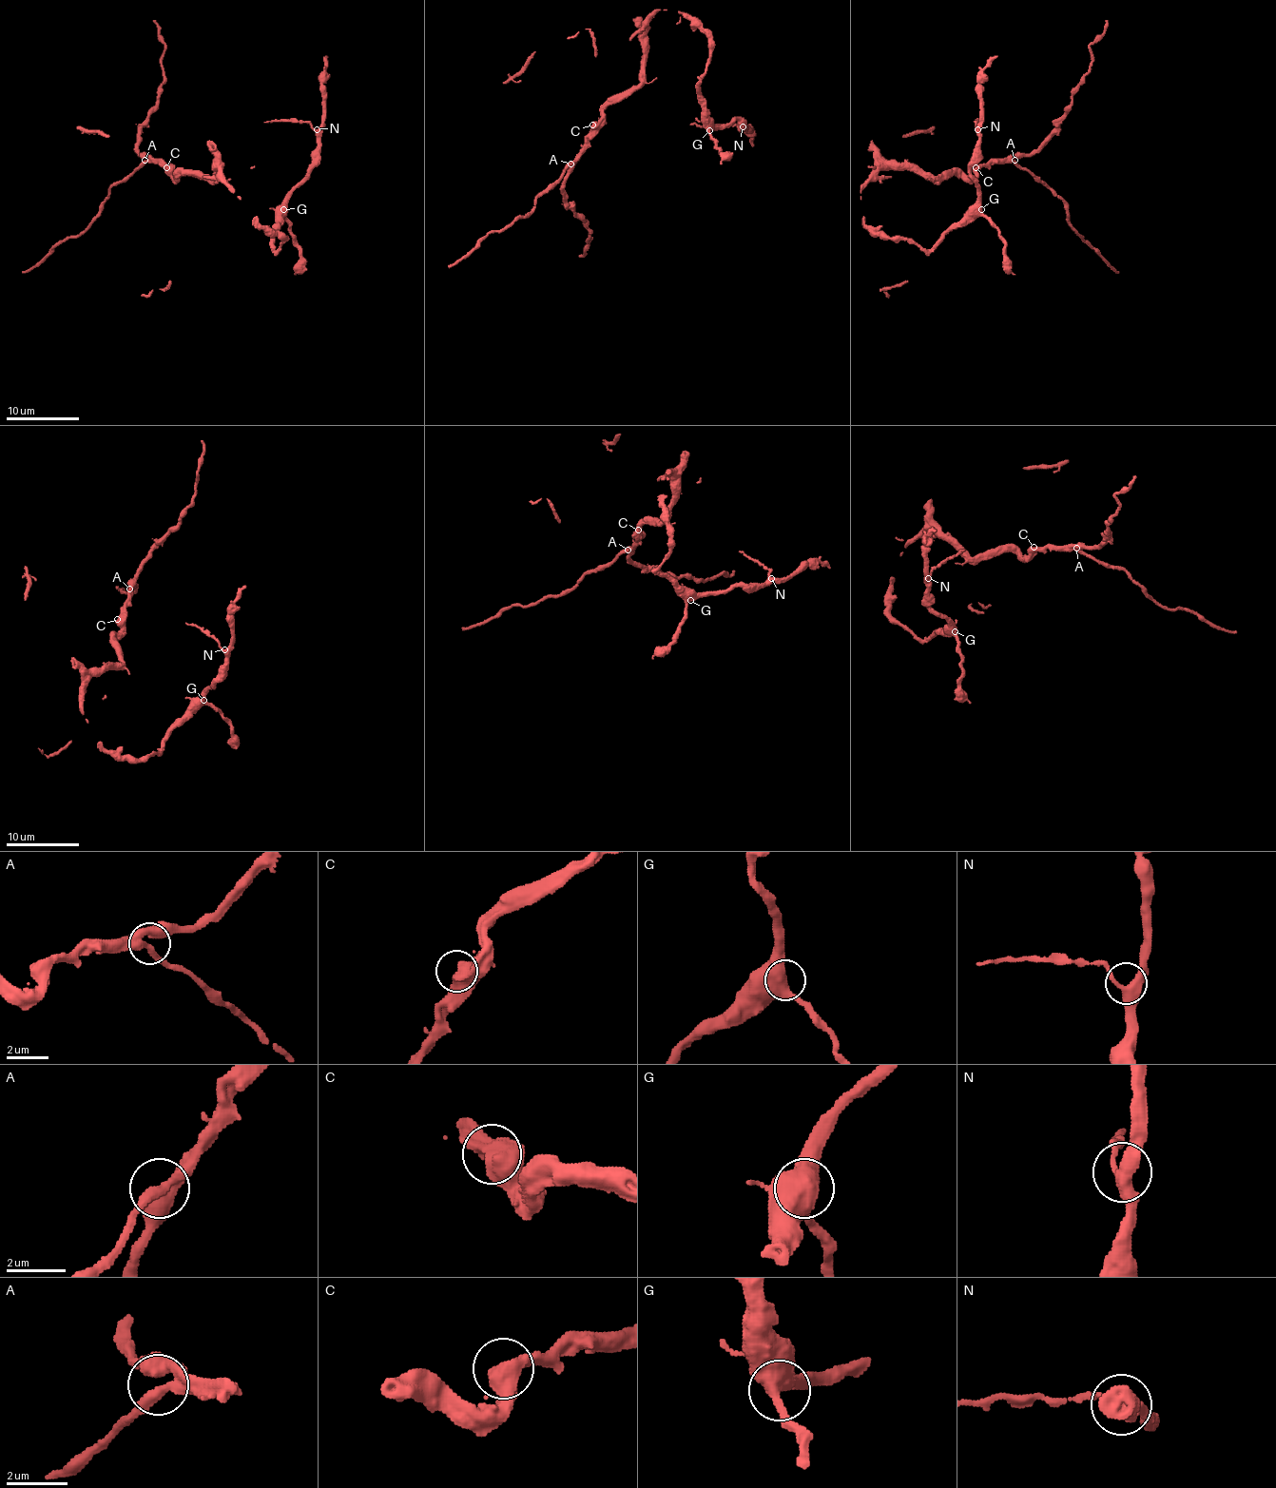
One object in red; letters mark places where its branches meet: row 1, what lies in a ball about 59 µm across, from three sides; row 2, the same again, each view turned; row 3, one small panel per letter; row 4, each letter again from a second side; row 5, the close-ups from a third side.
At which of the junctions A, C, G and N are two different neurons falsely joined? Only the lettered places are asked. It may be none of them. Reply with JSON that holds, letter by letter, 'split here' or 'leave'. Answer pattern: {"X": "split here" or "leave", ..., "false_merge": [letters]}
{"A": "leave", "C": "leave", "G": "leave", "N": "leave", "false_merge": []}

